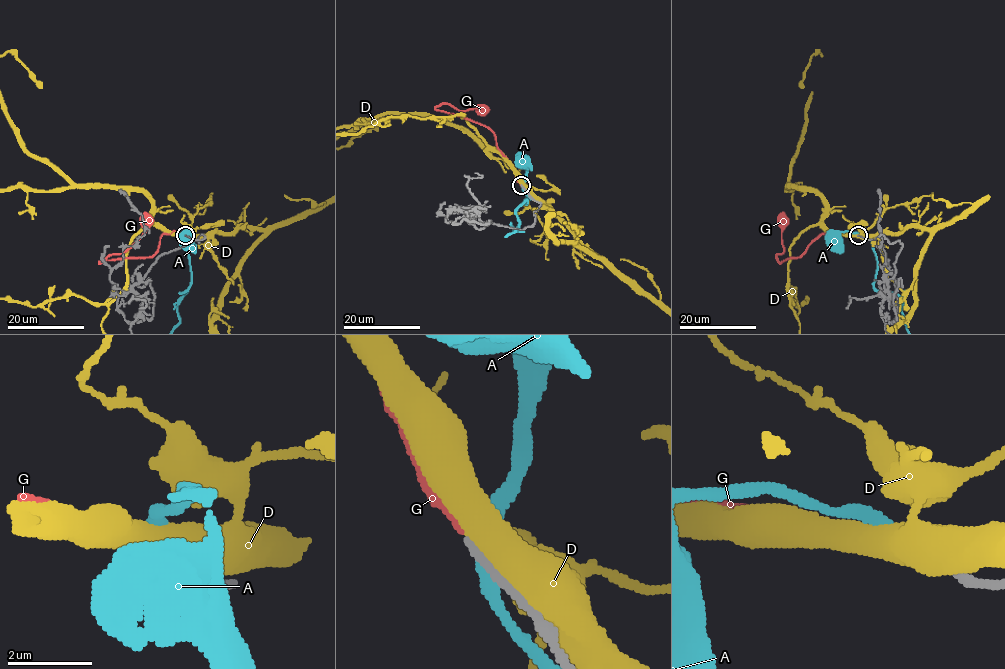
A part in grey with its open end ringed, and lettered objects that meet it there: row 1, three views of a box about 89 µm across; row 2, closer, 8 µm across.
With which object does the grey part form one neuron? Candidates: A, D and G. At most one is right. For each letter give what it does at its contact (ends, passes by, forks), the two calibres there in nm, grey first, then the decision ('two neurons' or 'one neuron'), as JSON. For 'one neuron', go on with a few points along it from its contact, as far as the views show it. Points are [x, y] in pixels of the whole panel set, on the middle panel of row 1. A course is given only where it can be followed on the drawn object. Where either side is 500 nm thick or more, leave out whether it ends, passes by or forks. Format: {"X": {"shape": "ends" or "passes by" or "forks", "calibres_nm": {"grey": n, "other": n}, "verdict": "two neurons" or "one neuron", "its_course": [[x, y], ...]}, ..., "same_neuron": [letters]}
{"A": {"shape": "passes by", "calibres_nm": {"grey": 240, "other": 280}, "verdict": "two neurons"}, "D": {"calibres_nm": {"grey": 180, "other": 550}, "verdict": "two neurons"}, "G": {"shape": "ends", "calibres_nm": {"grey": 180, "other": 130}, "verdict": "one neuron", "its_course": [[520, 184], [489, 129], [435, 107], [448, 104], [462, 110], [482, 109]]}, "same_neuron": ["G"]}

